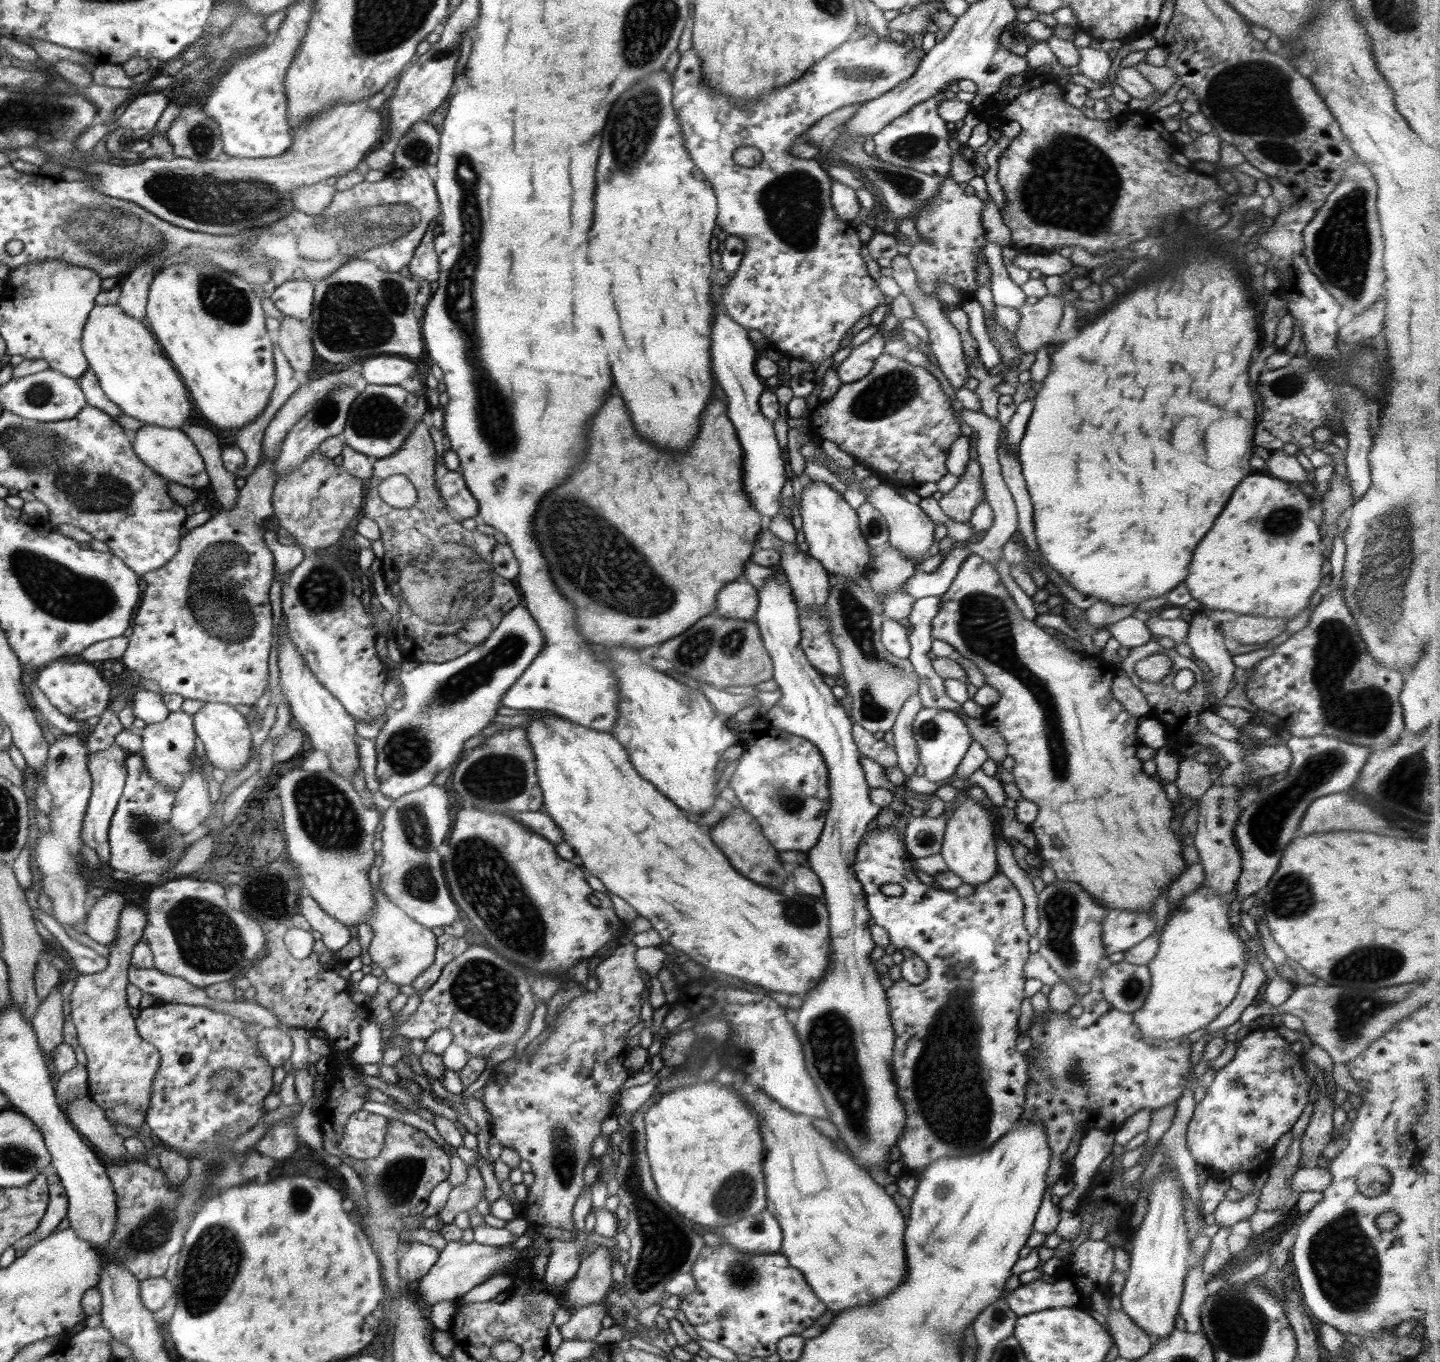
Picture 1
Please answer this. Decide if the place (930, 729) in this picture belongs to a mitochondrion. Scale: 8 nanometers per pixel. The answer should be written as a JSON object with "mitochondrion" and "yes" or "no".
{"mitochondrion":"yes"}

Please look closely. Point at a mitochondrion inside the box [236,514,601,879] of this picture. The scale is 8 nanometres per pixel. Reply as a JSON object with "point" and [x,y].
{"point":[408,749]}

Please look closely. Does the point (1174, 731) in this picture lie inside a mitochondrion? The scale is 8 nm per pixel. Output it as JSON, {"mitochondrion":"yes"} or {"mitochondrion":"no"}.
{"mitochondrion":"no"}

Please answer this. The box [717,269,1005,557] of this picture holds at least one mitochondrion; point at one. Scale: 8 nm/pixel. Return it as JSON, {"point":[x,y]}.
{"point":[888,394]}

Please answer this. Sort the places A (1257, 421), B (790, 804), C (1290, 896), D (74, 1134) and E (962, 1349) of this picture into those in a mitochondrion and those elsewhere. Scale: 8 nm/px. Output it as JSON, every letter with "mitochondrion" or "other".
{"A":"other","B":"mitochondrion","C":"mitochondrion","D":"other","E":"other"}

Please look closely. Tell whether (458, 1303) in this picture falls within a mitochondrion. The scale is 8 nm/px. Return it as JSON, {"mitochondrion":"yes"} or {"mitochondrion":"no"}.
{"mitochondrion":"no"}

